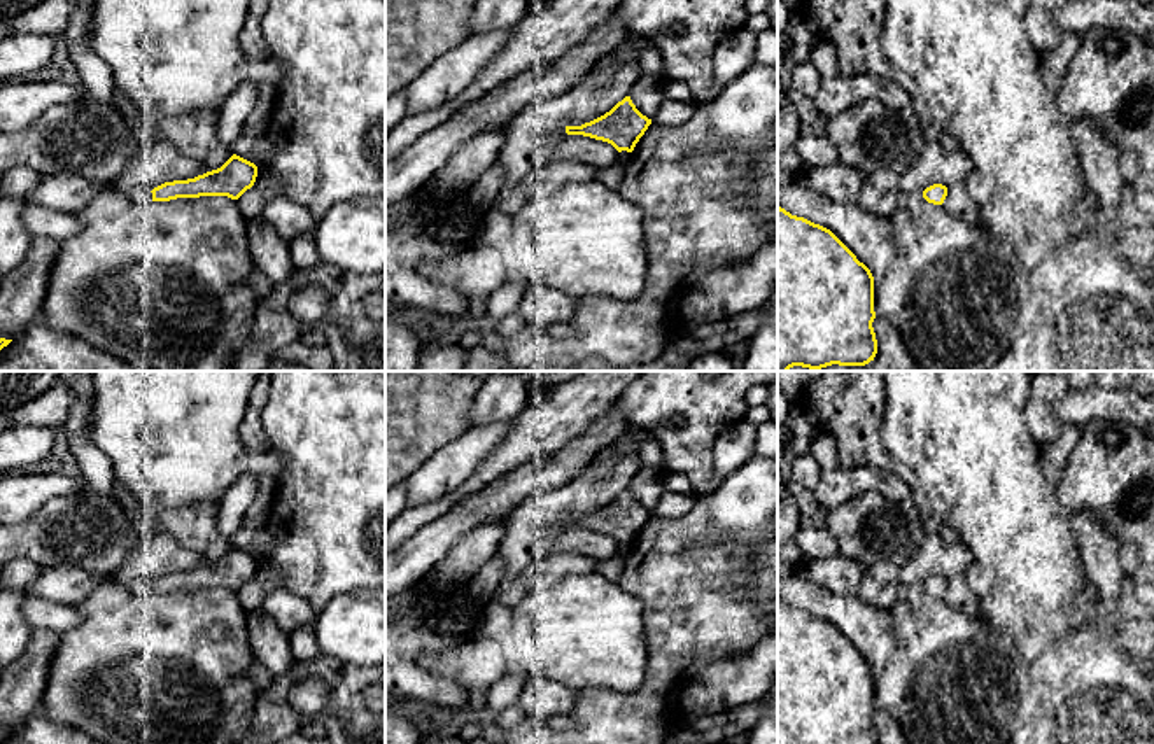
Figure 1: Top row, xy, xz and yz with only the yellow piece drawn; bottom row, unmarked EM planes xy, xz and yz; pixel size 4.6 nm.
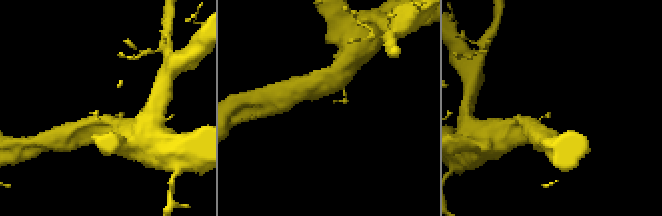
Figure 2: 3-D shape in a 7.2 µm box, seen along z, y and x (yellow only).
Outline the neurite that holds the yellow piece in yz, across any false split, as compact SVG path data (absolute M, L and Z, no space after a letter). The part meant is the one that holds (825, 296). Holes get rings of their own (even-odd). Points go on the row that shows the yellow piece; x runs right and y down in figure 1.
M778 203L778 371L788 371L793 366L821 369L832 364L869 364L877 354L874 319L870 270L830 229L792 215Z

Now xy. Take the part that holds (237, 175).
M233 154L221 168L187 180L165 182L152 191L133 187L126 191L137 203L170 201L177 198L228 196L238 200L250 189L257 177L257 166Z

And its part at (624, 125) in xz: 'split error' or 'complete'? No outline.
complete

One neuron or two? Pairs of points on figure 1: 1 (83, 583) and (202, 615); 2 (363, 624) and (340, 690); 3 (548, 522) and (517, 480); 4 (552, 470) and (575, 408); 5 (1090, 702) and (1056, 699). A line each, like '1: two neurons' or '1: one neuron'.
1: two neurons
2: two neurons
3: two neurons
4: two neurons
5: one neuron

